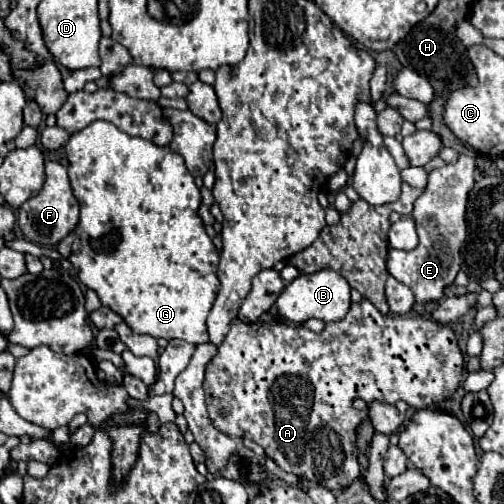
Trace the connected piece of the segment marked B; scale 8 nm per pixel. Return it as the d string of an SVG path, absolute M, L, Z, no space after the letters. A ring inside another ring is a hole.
M321 269L317 273L311 273L311 275L299 275L295 277L291 283L285 285L285 289L281 291L281 295L277 297L277 311L281 317L285 317L287 321L293 321L293 323L303 323L311 317L317 317L325 323L329 321L339 321L347 315L349 307L351 307L351 301L349 301L349 283L335 271L331 269Z

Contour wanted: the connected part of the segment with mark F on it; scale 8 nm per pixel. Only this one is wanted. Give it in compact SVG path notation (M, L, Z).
M47 161L45 163L45 185L39 195L31 197L19 207L19 229L23 231L25 239L43 245L43 247L55 247L79 221L79 203L73 195L67 167L63 167L59 161Z

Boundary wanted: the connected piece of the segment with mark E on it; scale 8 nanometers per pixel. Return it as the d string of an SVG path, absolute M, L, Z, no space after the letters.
M461 155L457 163L447 163L429 173L425 191L417 197L413 205L413 219L417 225L419 245L413 251L401 251L401 255L387 257L389 273L407 285L417 303L431 303L445 299L445 287L453 283L461 265L461 245L467 237L465 205L467 193L475 183L475 159Z

